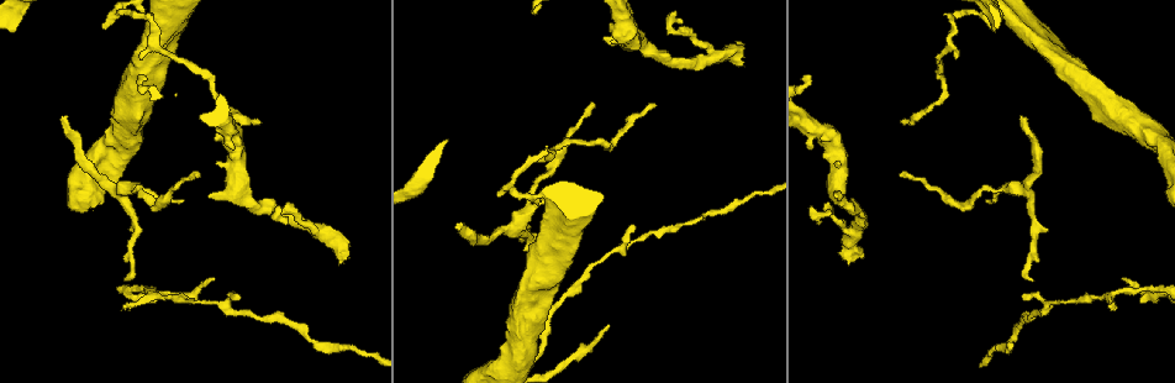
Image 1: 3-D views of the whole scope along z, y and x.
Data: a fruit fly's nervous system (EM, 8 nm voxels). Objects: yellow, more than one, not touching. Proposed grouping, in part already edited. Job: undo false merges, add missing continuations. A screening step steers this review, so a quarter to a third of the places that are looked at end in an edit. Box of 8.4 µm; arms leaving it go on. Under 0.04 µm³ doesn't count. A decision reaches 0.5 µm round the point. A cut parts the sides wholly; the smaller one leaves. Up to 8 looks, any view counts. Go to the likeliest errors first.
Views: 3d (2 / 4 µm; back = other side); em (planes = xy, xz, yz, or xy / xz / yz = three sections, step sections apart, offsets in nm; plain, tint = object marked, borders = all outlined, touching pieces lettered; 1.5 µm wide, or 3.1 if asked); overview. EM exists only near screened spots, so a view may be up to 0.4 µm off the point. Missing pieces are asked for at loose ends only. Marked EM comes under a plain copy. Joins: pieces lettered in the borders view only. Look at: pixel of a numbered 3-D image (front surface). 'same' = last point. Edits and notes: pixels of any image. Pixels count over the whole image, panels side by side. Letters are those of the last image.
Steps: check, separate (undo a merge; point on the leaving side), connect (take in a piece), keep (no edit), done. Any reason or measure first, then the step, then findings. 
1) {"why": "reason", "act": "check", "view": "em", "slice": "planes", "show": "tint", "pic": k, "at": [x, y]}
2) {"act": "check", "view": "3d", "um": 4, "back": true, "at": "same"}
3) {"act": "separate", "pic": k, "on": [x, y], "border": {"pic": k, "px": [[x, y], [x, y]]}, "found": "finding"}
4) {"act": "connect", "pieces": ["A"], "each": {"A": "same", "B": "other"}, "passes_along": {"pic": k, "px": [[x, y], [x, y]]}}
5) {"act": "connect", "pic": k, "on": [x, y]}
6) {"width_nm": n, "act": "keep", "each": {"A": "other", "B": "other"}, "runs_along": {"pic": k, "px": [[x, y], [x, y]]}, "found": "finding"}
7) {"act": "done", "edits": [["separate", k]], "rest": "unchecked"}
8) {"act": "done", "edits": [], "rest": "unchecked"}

{"why": "tapers out", "act": "check", "view": "em", "slice": "xy", "step": 4, "show": "tint", "pic": 1, "at": [64, 115]}

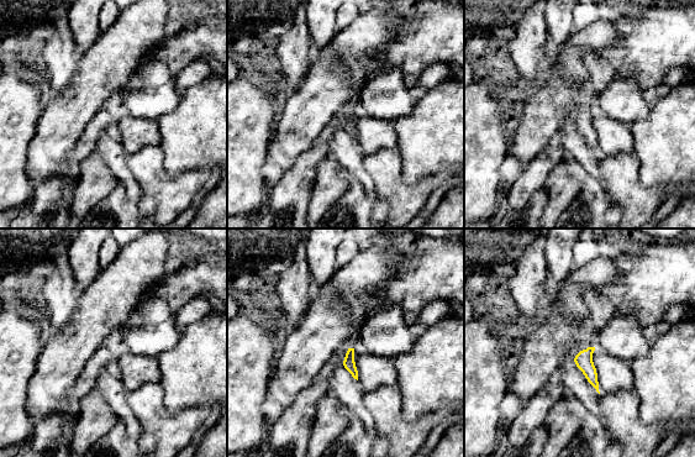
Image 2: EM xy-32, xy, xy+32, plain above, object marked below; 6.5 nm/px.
{"act": "check", "view": "em", "slice": "planes", "show": "tint", "at": "same"}

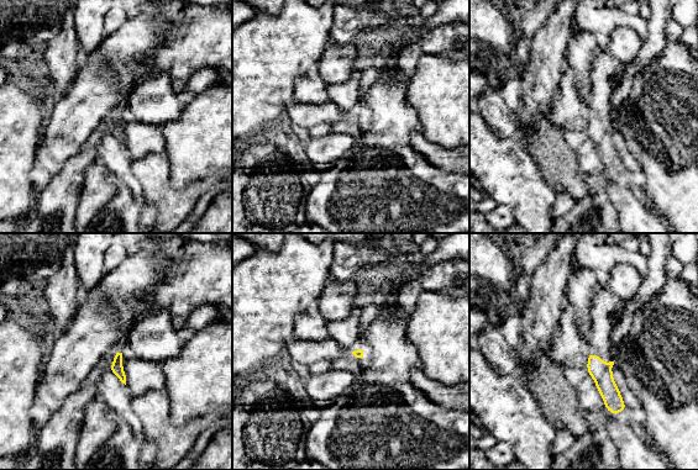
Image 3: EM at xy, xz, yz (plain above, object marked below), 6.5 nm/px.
{"why": "what lies round it", "act": "check", "view": "em", "slice": "planes", "show": "borders", "at": "same"}

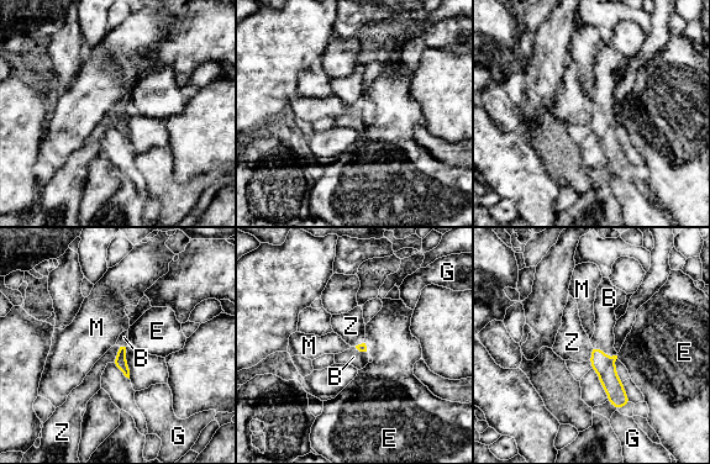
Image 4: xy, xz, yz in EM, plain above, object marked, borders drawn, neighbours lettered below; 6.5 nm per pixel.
{"act": "connect", "pieces": ["B"], "each": {"B": "same", "E": "other", "G": "other", "M": "other", "Z": "other"}, "passes_along": {"pic": 4, "px": [[605, 368], [605, 353], [605, 318]]}, "found": "it goes on there"}

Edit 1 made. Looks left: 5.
{"act": "check", "view": "overview"}

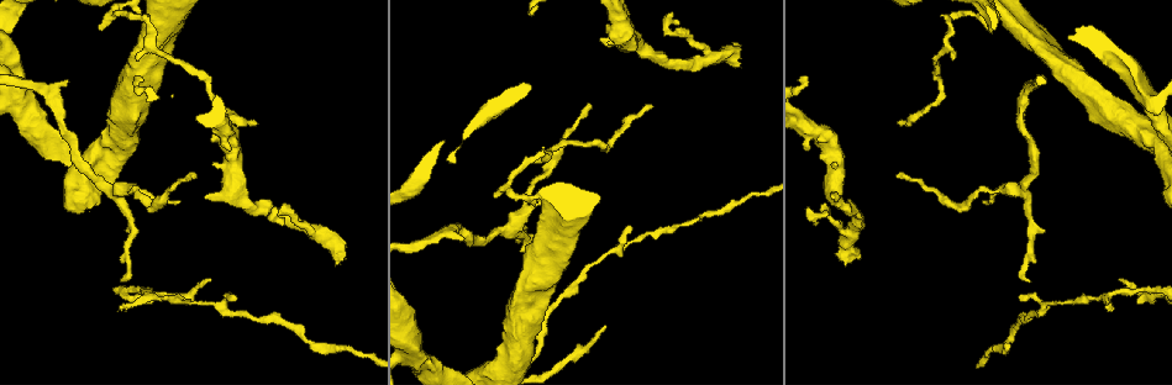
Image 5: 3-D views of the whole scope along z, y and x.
{"why": "free end", "act": "check", "view": "3d", "um": 2, "pic": 5, "at": [738, 62]}

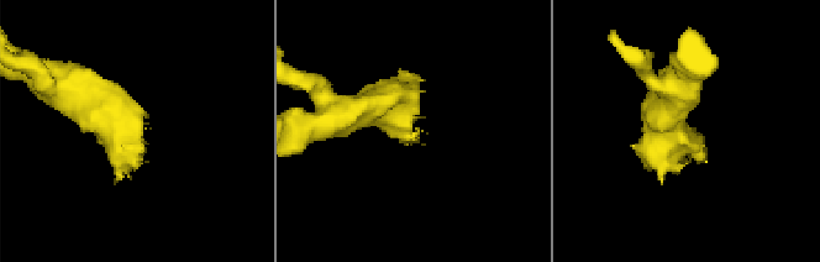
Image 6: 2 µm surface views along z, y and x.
{"act": "check", "view": "em", "slice": "planes", "show": "borders", "pic": 6, "at": [419, 133]}

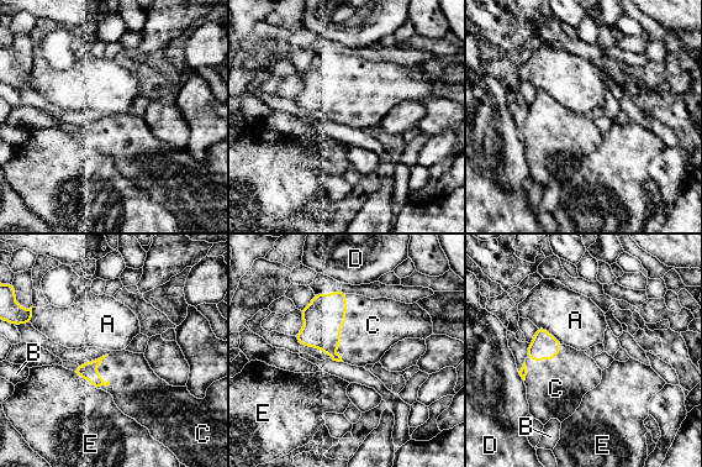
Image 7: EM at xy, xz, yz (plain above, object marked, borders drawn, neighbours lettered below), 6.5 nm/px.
{"act": "connect", "pieces": ["C"], "each": {"A": "other", "B": "other", "C": "same", "D": "other", "E": "other"}, "found": "it goes on there"}

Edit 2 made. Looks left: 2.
{"why": "thin end", "act": "check", "view": "em", "slice": "planes", "show": "borders", "pic": 5, "at": [982, 202]}

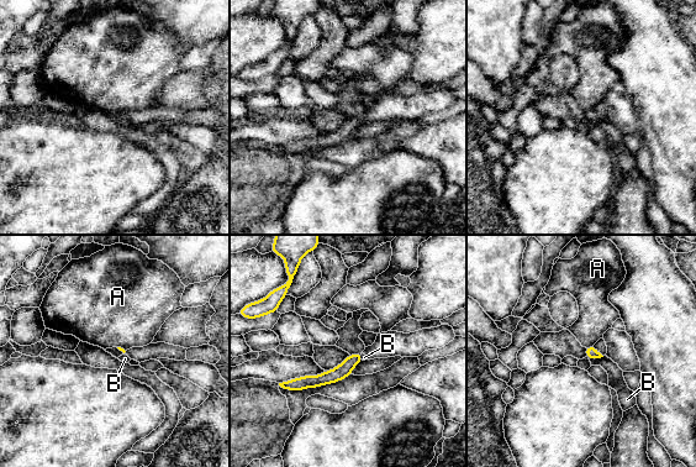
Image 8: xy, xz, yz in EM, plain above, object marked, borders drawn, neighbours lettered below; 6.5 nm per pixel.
{"act": "keep", "each": {"A": "other", "B": "other"}, "found": "no lettered piece goes on from it"}

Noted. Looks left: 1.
{"act": "done", "edits": [["connect", 4], ["connect", 7]], "rest": "unchecked"}

